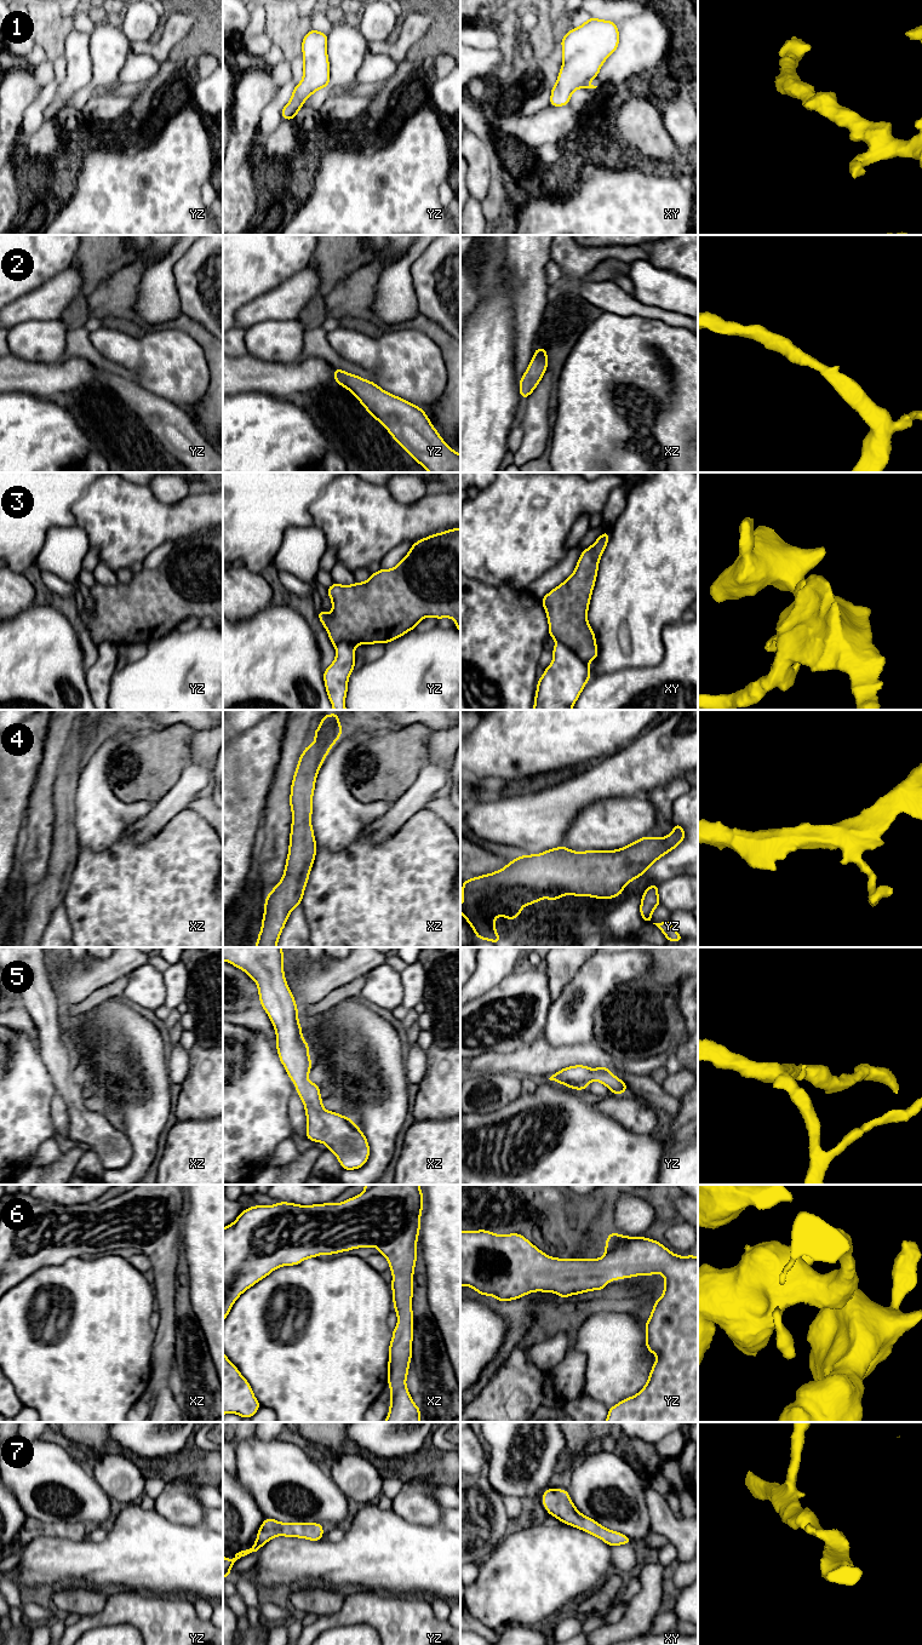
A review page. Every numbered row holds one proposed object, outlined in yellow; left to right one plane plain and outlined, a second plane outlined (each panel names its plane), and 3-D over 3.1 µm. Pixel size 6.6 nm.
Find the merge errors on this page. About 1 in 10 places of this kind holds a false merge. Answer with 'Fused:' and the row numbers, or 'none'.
Fused: 3

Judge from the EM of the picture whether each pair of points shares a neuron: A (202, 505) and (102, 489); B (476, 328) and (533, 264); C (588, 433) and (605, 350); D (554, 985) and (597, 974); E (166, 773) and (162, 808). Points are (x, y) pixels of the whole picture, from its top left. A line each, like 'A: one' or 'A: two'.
A: one
B: two
C: one
D: two
E: two

